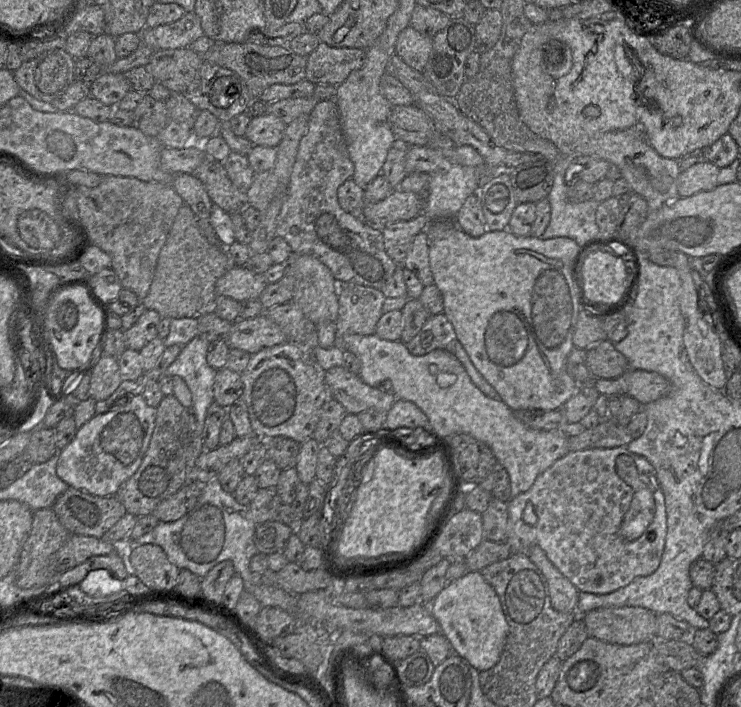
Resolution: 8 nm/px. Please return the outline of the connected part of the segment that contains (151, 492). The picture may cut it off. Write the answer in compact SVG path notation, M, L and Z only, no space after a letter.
M173 396L163 397L156 408L154 430L141 465L136 472L121 485L115 494L116 498L122 503L126 513L136 518L152 514L153 510L161 501L176 493L187 483L187 474L202 452L203 444L201 432L199 432L196 426L192 411L184 408Z

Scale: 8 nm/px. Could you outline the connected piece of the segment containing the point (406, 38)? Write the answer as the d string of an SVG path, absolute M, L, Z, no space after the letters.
M408 26L398 35L395 55L414 70L423 72L432 51L432 39L432 37Z

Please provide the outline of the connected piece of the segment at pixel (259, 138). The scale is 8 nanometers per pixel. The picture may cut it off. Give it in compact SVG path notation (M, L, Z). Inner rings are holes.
M265 114L250 119L245 137L254 146L276 148L280 143L286 124L272 114Z

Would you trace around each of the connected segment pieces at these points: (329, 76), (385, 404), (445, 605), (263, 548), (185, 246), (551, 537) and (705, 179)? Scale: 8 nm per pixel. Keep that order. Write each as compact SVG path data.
M320 42L307 56L305 79L314 84L339 85L365 60L366 50L333 48Z
M342 366L326 370L324 382L328 399L340 403L347 414L358 415L363 411L386 414L395 403L390 393L366 385L358 375Z
M467 572L467 574L464 577L453 582L451 585L441 590L440 593L434 598L434 600L430 604L429 611L438 625L438 633L441 633L449 644L450 654L456 654L458 657L464 660L469 666L475 668L479 672L487 671L498 663L509 634L509 626L503 613L498 595L496 594L492 586L484 580L481 572Z
M271 520L256 525L253 542L257 553L269 556L282 553L291 535L289 525Z
M183 204L159 253L150 289L141 303L147 310L155 310L161 318L168 319L198 319L214 313L216 282L232 266L235 265L231 263L227 248L212 244L201 232L197 216L188 205Z
M626 446L614 448L588 448L568 452L540 474L531 488L511 498L507 503L508 522L505 542L512 553L526 553L530 546L539 546L551 563L578 589L579 592L604 595L627 586L635 578L652 574L659 566L667 533L667 517L664 494L660 488L654 467L643 456L630 452Z
M709 161L696 163L682 171L677 178L680 197L689 197L701 191L709 191L718 185L720 168Z

